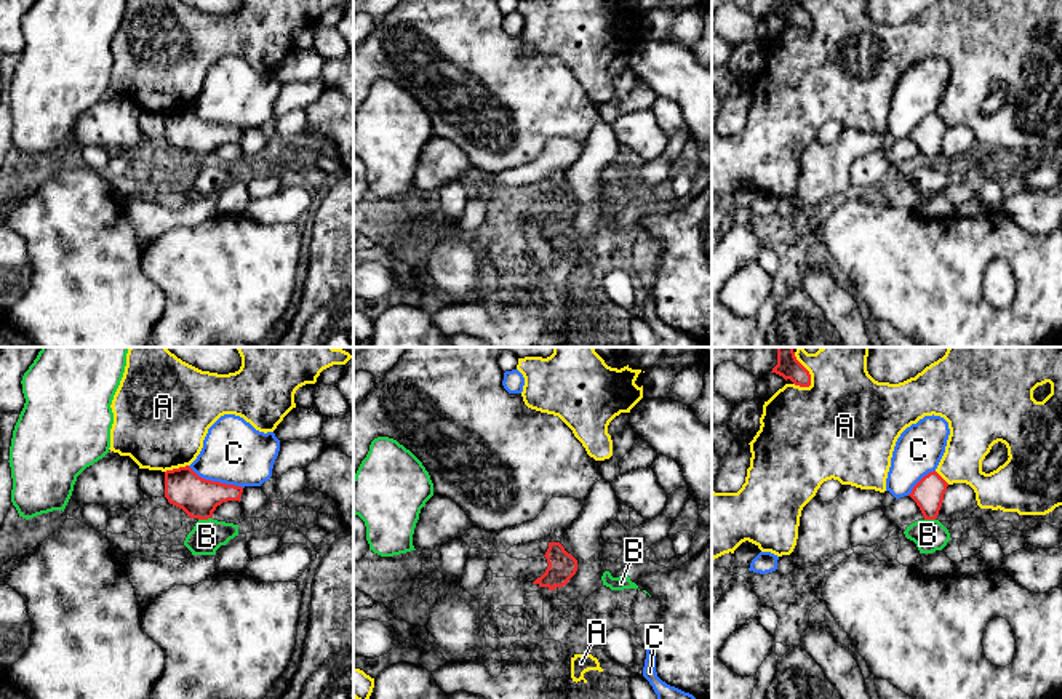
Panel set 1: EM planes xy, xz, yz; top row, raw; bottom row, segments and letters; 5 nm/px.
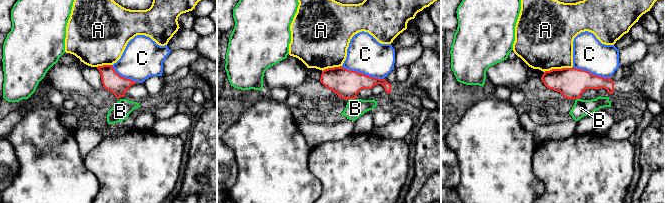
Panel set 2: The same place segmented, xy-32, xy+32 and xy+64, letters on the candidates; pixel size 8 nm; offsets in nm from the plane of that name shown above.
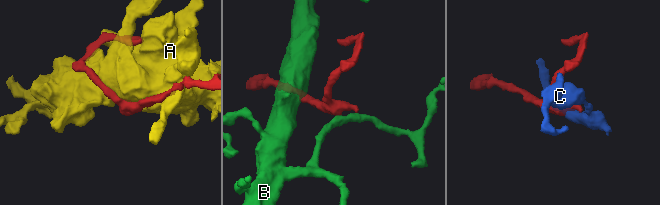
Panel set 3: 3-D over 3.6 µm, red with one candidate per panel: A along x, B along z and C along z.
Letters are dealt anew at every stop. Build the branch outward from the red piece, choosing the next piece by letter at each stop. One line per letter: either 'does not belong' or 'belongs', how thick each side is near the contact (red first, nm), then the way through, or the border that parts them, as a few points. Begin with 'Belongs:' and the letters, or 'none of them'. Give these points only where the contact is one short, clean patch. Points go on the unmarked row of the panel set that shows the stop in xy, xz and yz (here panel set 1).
Belongs: none of them
A: does not belong; calibres 110 and 420 nm
B: does not belong; calibres 200 and 160 nm; border xy (210, 159), (199, 162)
C: does not belong; calibres 200 and 320 nm

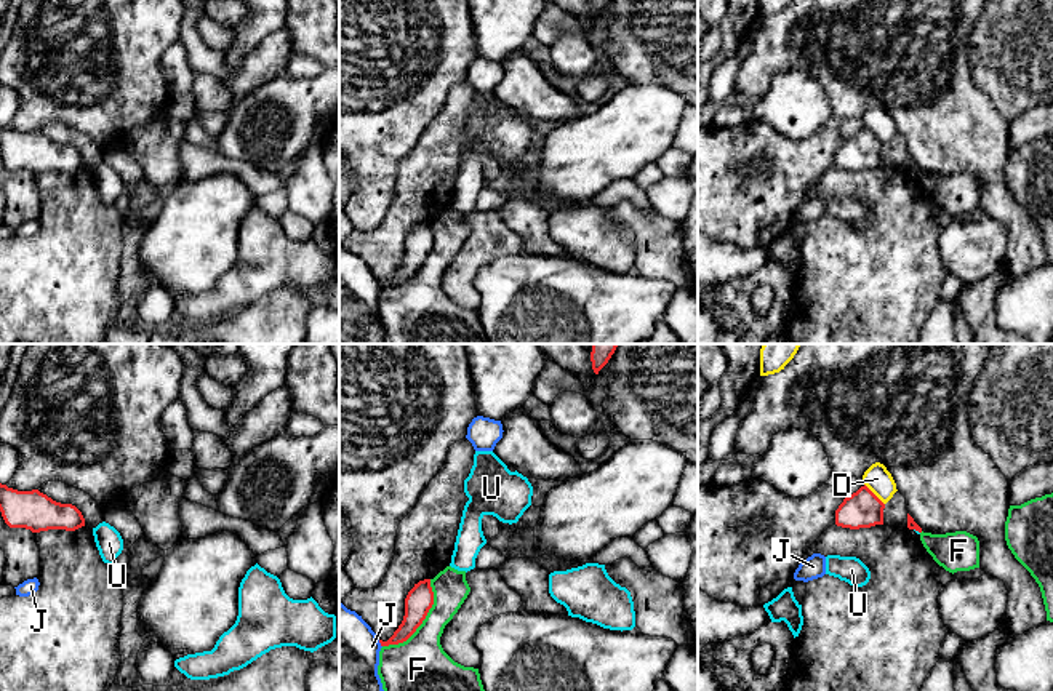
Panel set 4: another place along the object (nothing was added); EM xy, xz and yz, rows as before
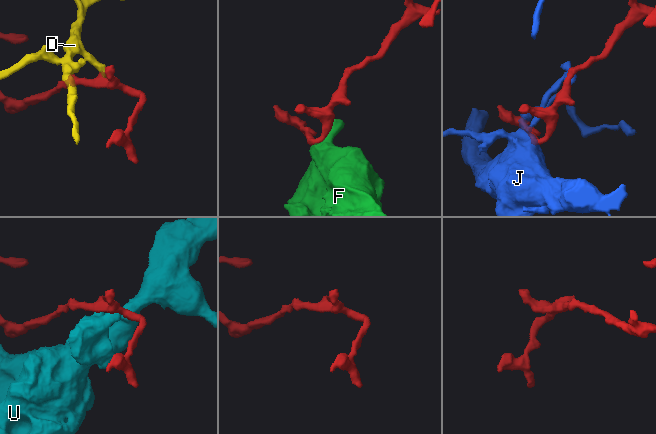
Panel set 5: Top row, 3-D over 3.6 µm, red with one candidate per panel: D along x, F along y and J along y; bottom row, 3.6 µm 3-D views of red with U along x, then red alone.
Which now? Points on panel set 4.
Belongs: none of them
D: does not belong; calibres 190 and 140 nm; border yz (864, 125), (884, 146)
F: does not belong; calibres 140 and 320 nm; border xz (431, 221), (432, 248), (423, 264), (405, 282), (383, 288)
J: does not belong; calibres 120 and 400 nm
U: does not belong; calibres 50 and 20 nm; border yz (914, 170), (919, 175)

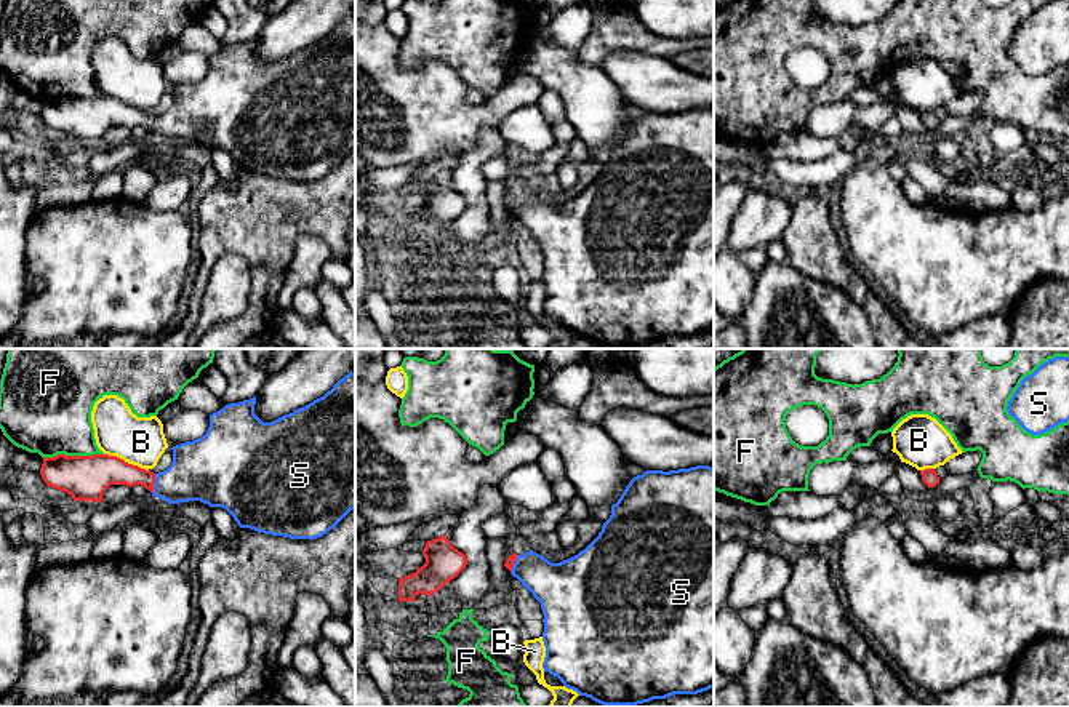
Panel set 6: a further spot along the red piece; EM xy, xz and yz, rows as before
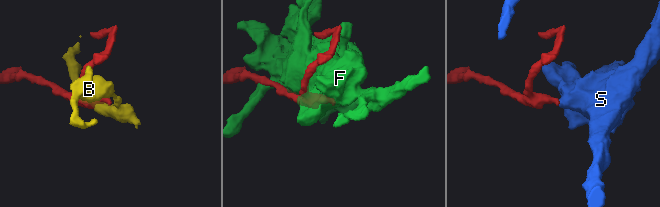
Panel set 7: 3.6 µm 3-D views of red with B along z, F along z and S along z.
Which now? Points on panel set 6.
Belongs: S
B: does not belong; calibres 220 and 240 nm
F: does not belong; calibres 220 and 420 nm
S: belongs; calibres 150 and 300 nm; way xy (106, 112), (141, 117), (154, 125), (180, 125), (202, 112)

